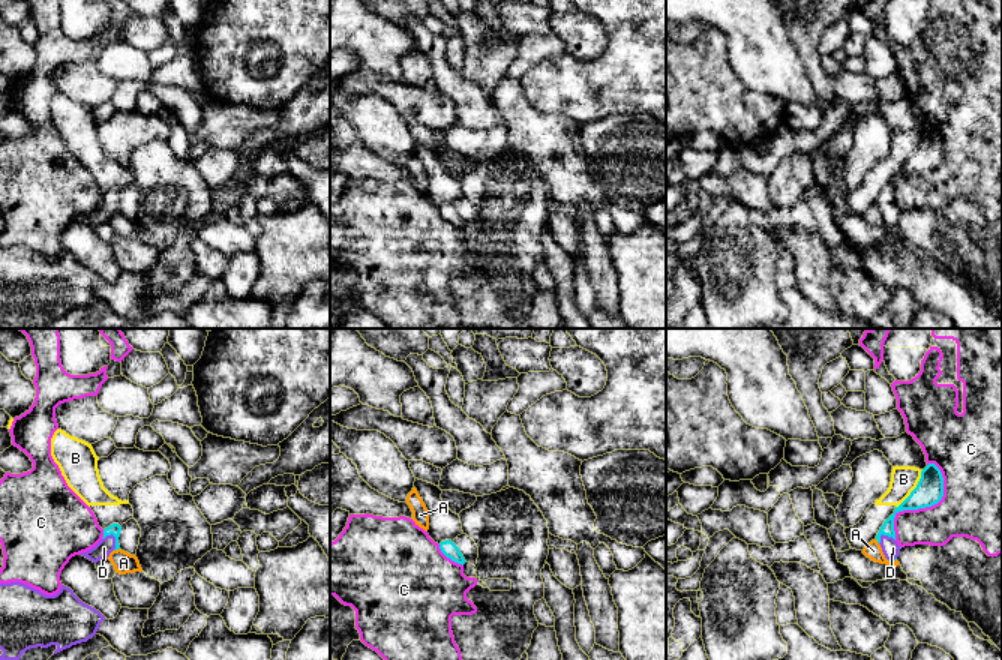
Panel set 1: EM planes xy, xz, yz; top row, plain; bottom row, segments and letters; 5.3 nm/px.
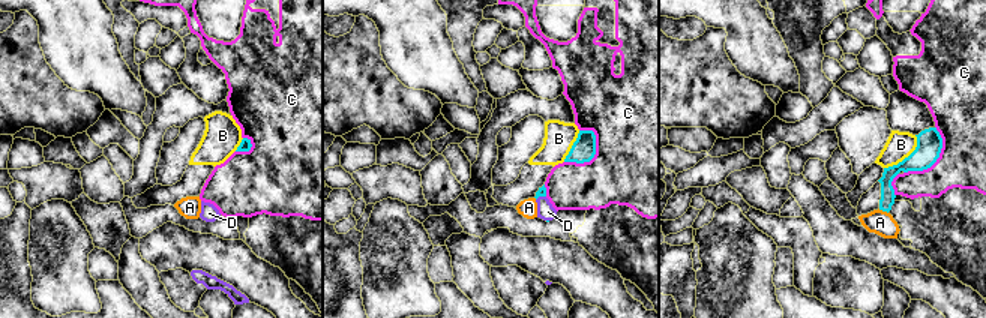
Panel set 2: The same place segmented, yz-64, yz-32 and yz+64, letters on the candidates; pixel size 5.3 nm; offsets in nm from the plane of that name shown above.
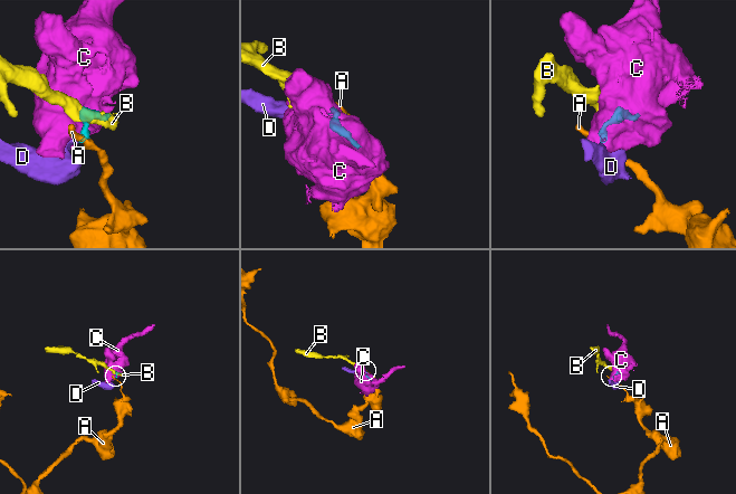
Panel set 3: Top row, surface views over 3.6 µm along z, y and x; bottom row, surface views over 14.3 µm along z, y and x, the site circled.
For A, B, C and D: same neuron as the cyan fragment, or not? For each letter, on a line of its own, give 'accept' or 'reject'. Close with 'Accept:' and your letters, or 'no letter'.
A: reject
B: reject
C: reject
D: accept
Accept: D

